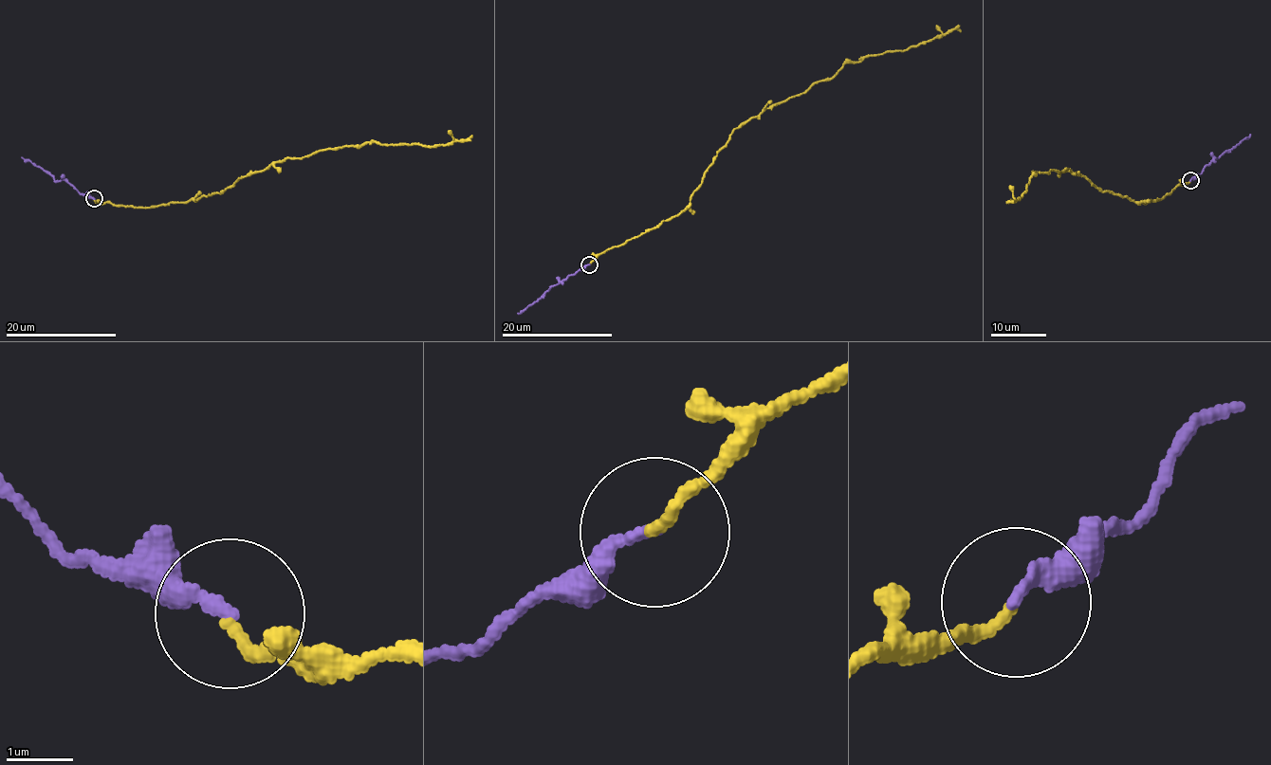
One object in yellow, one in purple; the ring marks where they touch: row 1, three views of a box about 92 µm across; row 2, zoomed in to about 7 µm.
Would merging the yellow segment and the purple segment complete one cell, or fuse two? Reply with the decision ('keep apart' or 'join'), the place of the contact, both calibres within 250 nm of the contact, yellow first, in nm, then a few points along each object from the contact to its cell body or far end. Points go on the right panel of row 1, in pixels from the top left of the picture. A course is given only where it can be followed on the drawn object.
keep apart; place (1190, 180); calibres 160 and 200 nm; course yellow (1190, 181), (1147, 204), (1100, 189), (1064, 169), (1059, 173), (1035, 171), (1026, 191), (1013, 200); course purple (1190, 181), (1214, 158), (1251, 135)

